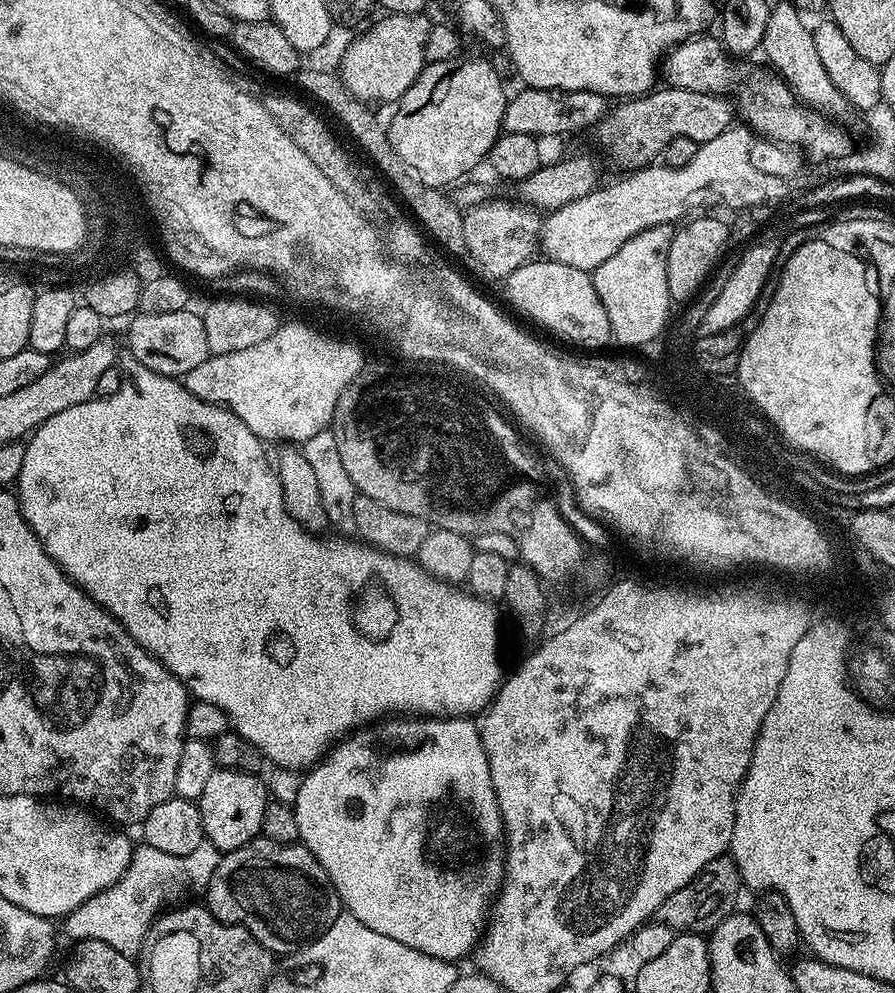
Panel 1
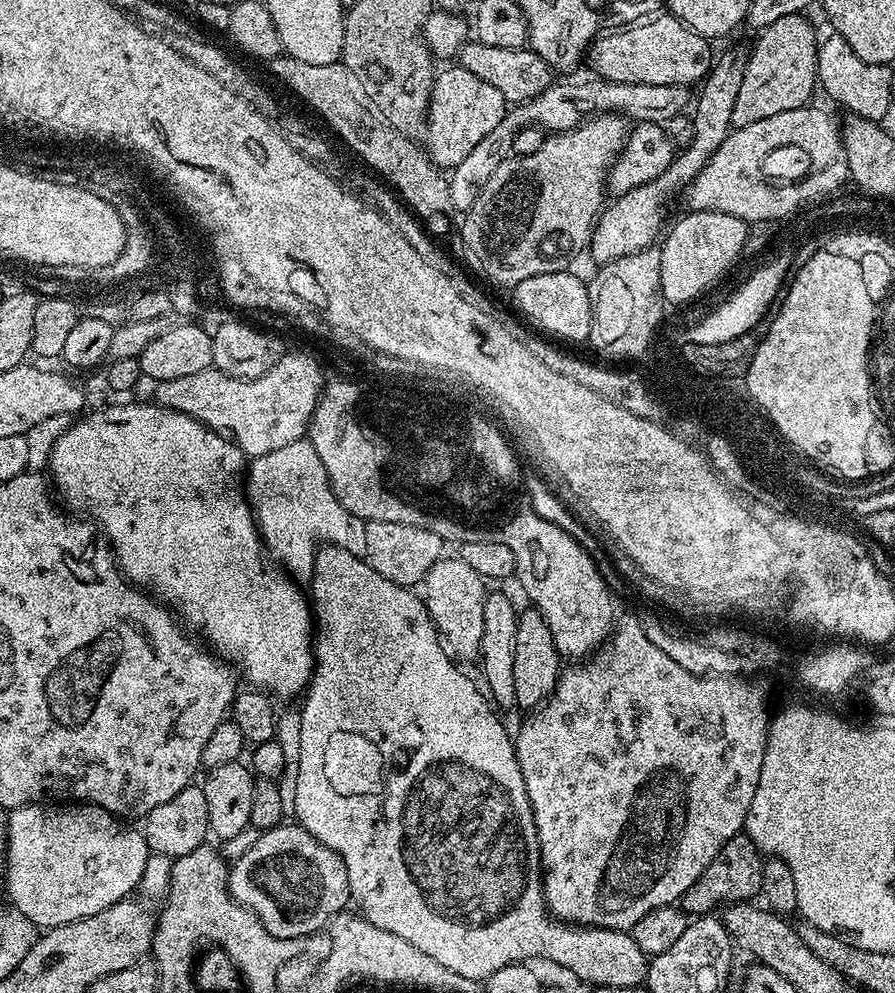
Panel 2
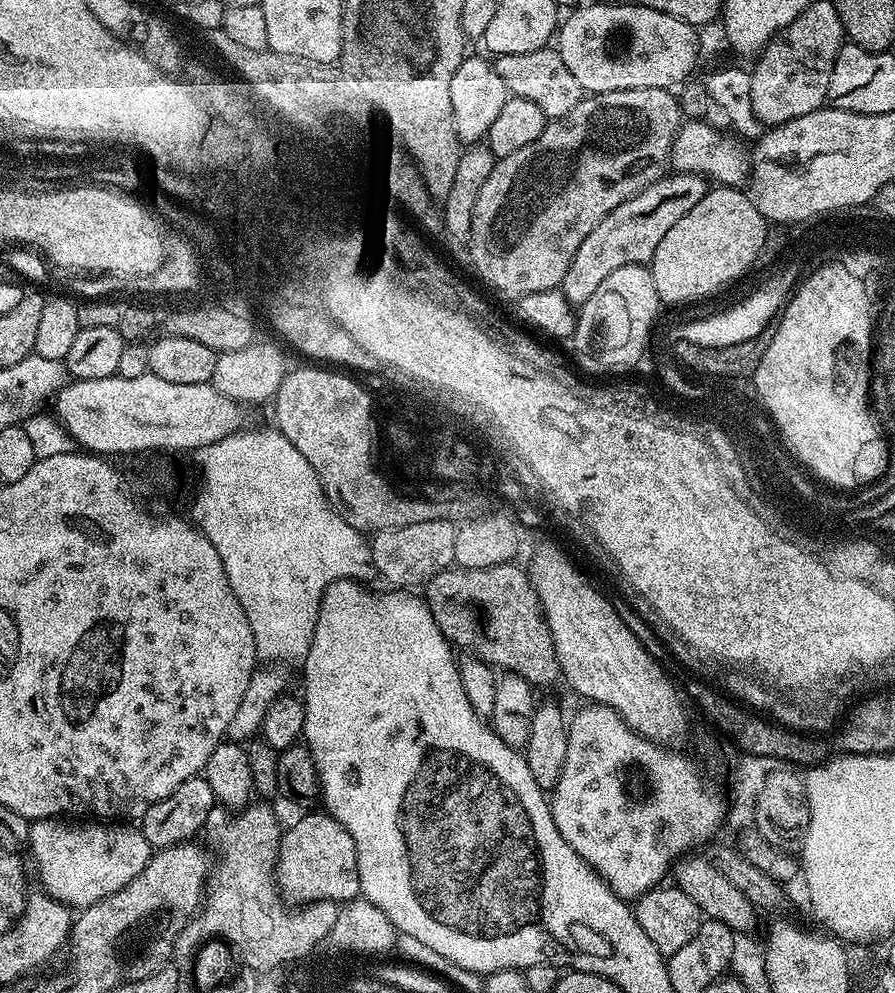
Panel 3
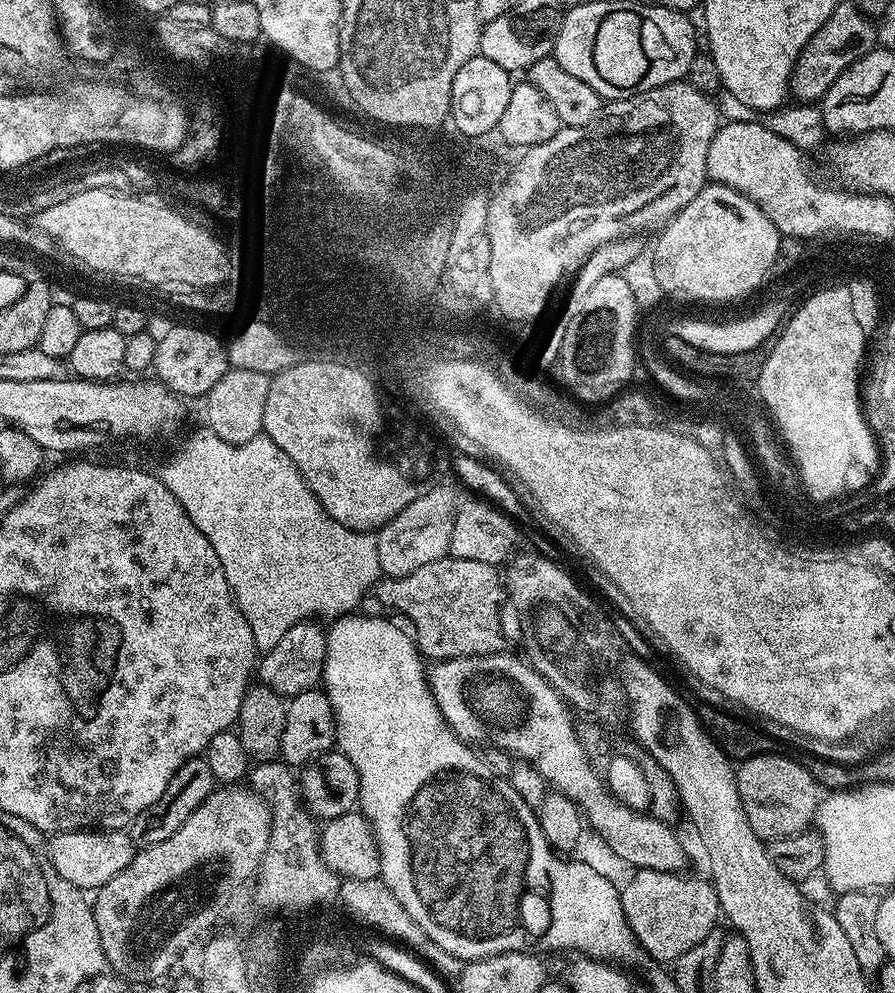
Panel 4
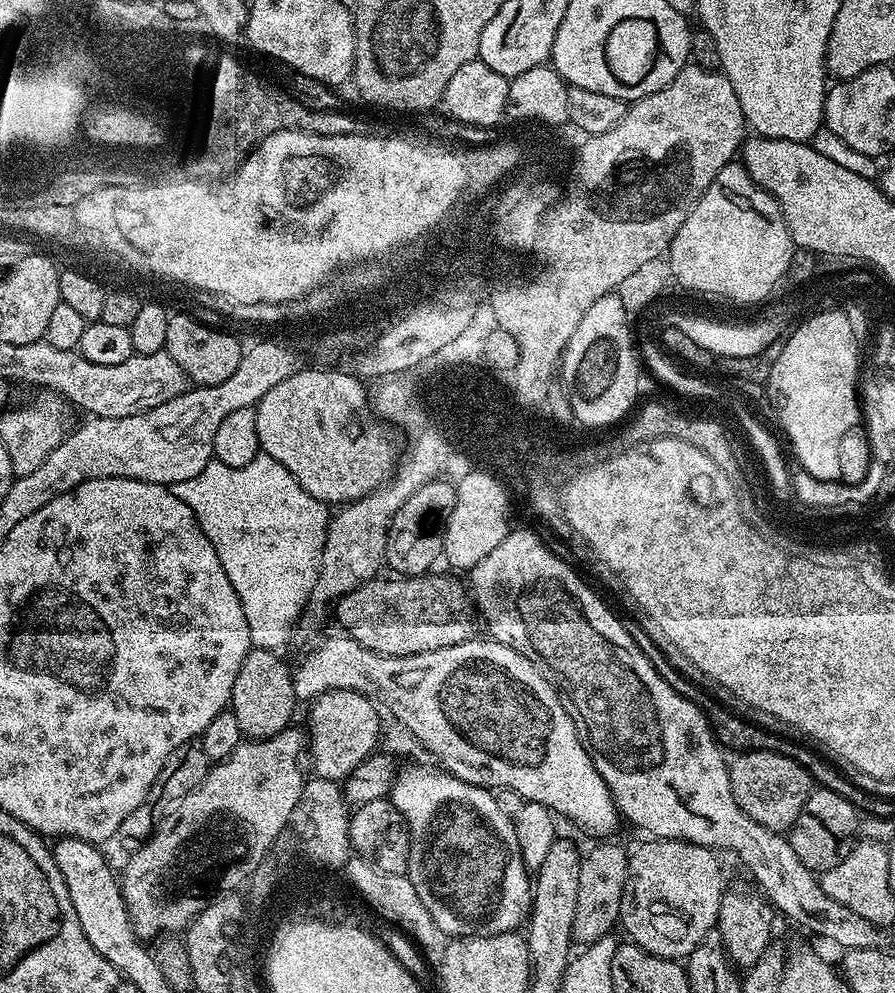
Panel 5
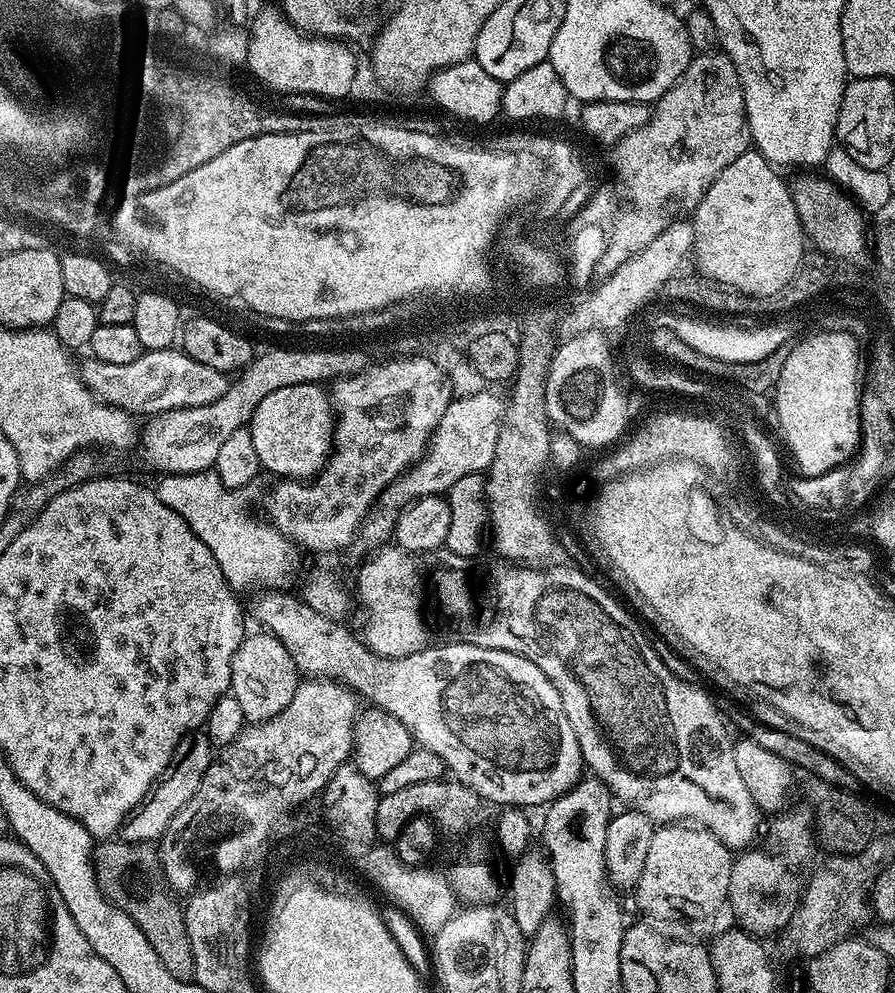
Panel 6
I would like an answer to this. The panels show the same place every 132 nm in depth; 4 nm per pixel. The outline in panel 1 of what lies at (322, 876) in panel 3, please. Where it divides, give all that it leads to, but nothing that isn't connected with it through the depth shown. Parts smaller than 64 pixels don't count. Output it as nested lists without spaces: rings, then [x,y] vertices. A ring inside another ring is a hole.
[[[257,838],[251,840],[246,846],[242,846],[233,852],[226,852],[221,855],[218,862],[217,870],[214,871],[213,877],[210,878],[206,887],[206,907],[214,914],[214,918],[218,918],[223,924],[237,924],[246,930],[250,930],[250,934],[254,934],[254,938],[263,948],[270,953],[279,954],[279,952],[296,952],[318,939],[334,923],[334,921],[342,915],[342,905],[338,894],[334,890],[334,886],[330,882],[330,878],[326,874],[326,870],[322,870],[322,862],[318,862],[318,858],[314,858],[314,854],[310,854],[310,850],[305,848],[303,844],[297,842],[295,844],[279,844],[273,840],[265,840]]]

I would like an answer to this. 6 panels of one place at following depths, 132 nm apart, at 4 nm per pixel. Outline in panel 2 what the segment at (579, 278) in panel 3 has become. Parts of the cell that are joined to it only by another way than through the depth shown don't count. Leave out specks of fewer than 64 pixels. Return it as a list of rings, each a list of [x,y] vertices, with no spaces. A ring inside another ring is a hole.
[[[728,48],[724,53],[715,57],[714,63],[708,69],[707,76],[699,85],[700,97],[694,100],[696,112],[692,116],[694,122],[694,142],[686,146],[673,159],[663,174],[650,183],[636,187],[626,194],[615,197],[597,217],[593,225],[592,237],[589,240],[588,252],[596,260],[595,263],[608,263],[625,257],[626,254],[643,252],[651,247],[661,226],[664,216],[662,210],[675,194],[676,190],[685,189],[706,166],[706,162],[722,146],[722,142],[732,131],[732,115],[734,114],[734,102],[738,98],[738,90],[742,86],[742,78],[746,74],[746,62],[748,61],[749,49]]]

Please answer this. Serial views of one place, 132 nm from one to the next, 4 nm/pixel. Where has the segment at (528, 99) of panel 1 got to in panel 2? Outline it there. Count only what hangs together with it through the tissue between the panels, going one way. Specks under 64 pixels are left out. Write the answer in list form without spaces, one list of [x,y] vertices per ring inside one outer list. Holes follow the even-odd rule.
[[[593,77],[589,84],[553,83],[540,95],[524,104],[513,105],[505,111],[500,122],[489,131],[463,158],[462,162],[447,173],[450,186],[450,202],[457,213],[465,214],[474,206],[474,201],[482,194],[482,186],[490,182],[490,174],[513,153],[513,138],[518,130],[526,128],[543,128],[546,132],[565,132],[583,121],[587,106],[592,112],[614,112],[629,121],[642,121],[663,124],[670,118],[681,115],[691,103],[692,93],[687,85],[667,84],[666,86],[647,85],[645,83],[620,83]]]

